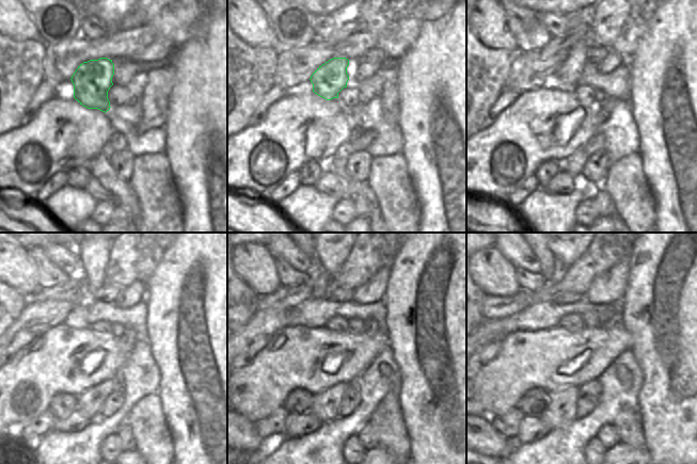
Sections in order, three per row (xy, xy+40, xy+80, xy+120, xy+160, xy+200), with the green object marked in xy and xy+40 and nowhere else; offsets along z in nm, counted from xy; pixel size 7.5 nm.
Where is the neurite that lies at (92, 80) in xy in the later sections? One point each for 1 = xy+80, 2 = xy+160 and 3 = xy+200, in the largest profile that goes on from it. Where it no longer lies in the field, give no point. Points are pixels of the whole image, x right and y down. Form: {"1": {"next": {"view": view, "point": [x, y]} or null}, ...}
{"1": {"next": {"view": "xy+80", "point": [569, 74]}}, "2": {"next": {"view": "xy+160", "point": [332, 254]}}, "3": {"next": {"view": "xy+200", "point": [568, 254]}}}

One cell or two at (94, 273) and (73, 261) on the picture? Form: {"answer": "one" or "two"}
{"answer": "two"}

